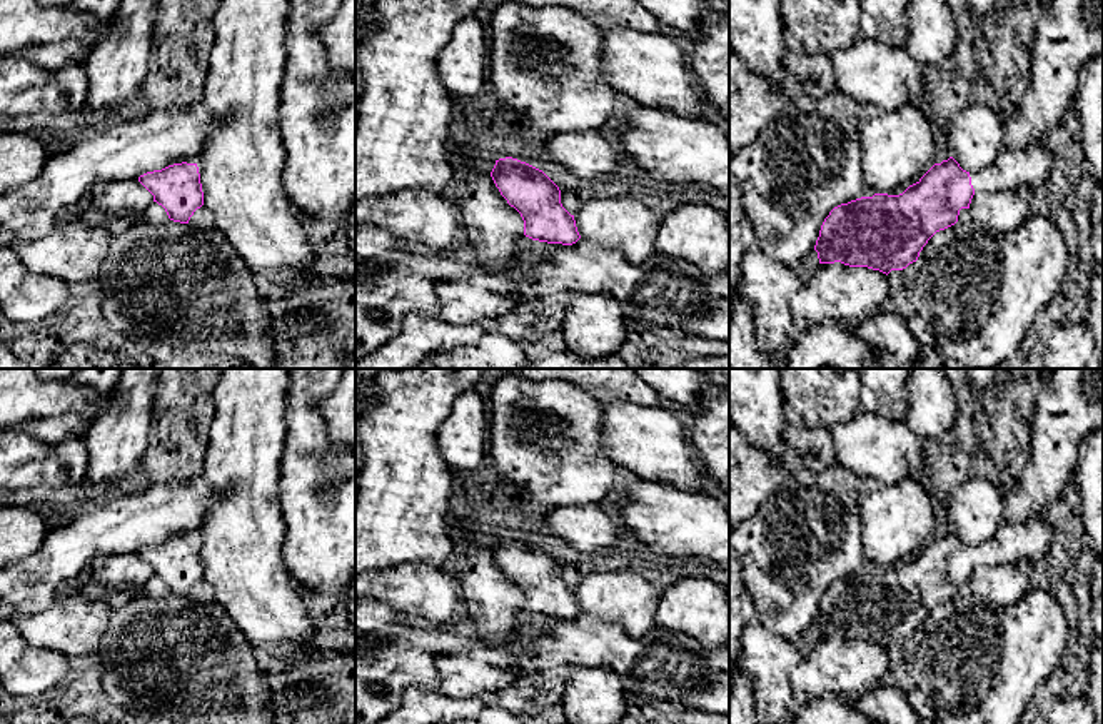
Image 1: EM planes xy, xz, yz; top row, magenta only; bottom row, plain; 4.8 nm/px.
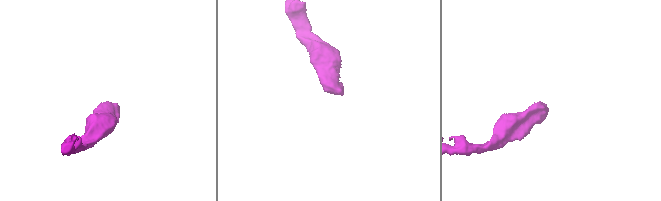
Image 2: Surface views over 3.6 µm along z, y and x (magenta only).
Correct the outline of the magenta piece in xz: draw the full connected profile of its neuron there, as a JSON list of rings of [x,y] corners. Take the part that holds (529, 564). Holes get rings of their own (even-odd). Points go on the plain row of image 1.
[[[506,530],[496,534],[491,551],[524,594],[517,621],[527,622],[534,614],[572,619],[581,612],[574,589],[561,577],[559,561],[542,544]]]

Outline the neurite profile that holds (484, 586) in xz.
[[[476,547],[461,559],[456,571],[466,611],[476,619],[477,629],[489,644],[501,644],[516,627],[517,612],[524,609],[521,587],[507,577],[491,547]]]

